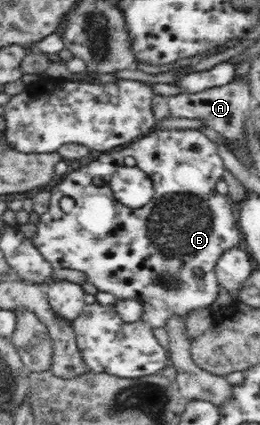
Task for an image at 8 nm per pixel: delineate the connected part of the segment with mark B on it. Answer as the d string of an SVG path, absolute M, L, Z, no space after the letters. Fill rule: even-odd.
M187 129L183 131L171 130L170 132L155 132L150 133L145 137L135 140L131 144L127 144L118 150L113 150L110 153L103 153L97 160L75 170L64 177L58 179L58 183L50 190L52 198L49 210L40 216L37 224L37 234L32 239L45 258L53 264L56 270L77 269L87 273L89 282L92 282L99 290L115 293L119 299L122 298L141 298L147 305L147 314L143 314L143 318L152 324L153 328L166 326L166 320L171 313L181 313L181 315L189 316L192 314L200 314L205 308L209 308L217 298L219 288L221 287L214 268L217 259L226 248L233 245L242 245L242 231L239 229L237 215L234 204L230 201L227 194L217 191L217 184L223 174L226 172L225 164L217 153L216 145L210 141L204 134L195 129ZM126 165L134 165L142 170L150 178L153 188L152 199L141 208L129 208L123 204L118 204L110 187L112 175L121 167ZM95 176L100 176L103 179L103 185L96 186L93 183ZM63 198L72 198L75 202L70 212L65 212L61 208L61 200Z

